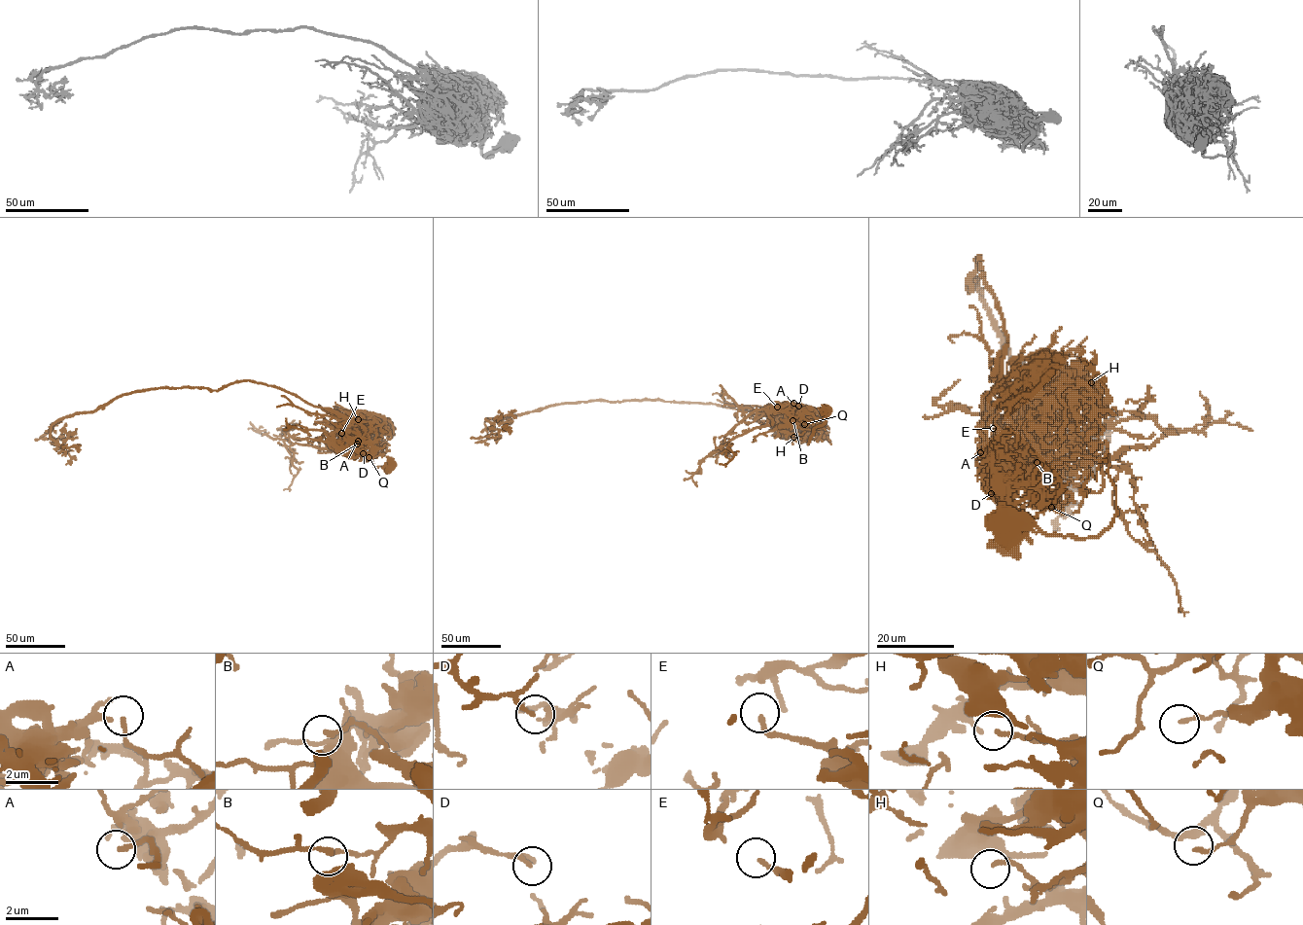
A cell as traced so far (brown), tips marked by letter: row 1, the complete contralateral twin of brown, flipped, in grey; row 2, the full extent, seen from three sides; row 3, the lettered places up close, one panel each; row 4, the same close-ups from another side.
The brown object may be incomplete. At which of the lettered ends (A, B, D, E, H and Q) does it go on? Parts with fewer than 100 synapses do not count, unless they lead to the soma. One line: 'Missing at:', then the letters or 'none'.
Missing at: E

